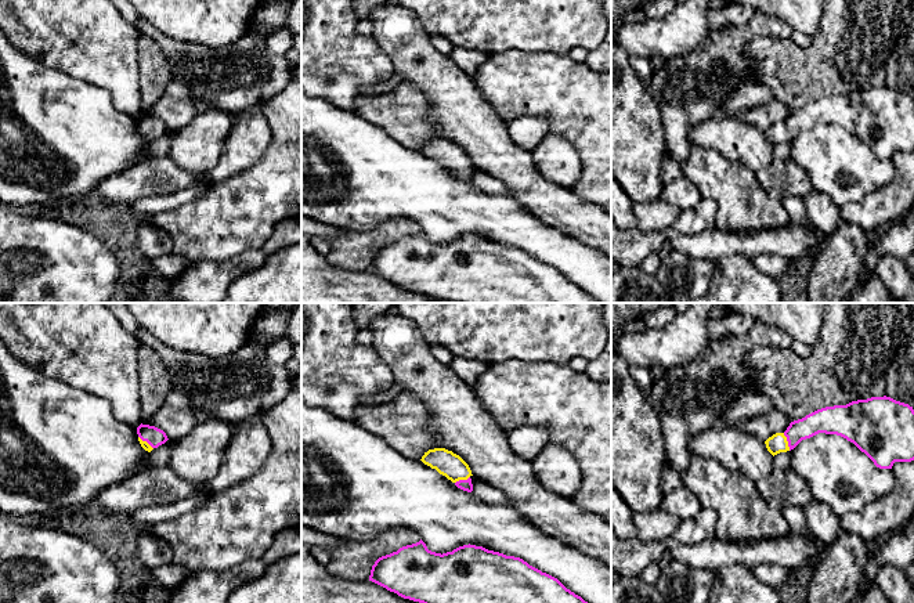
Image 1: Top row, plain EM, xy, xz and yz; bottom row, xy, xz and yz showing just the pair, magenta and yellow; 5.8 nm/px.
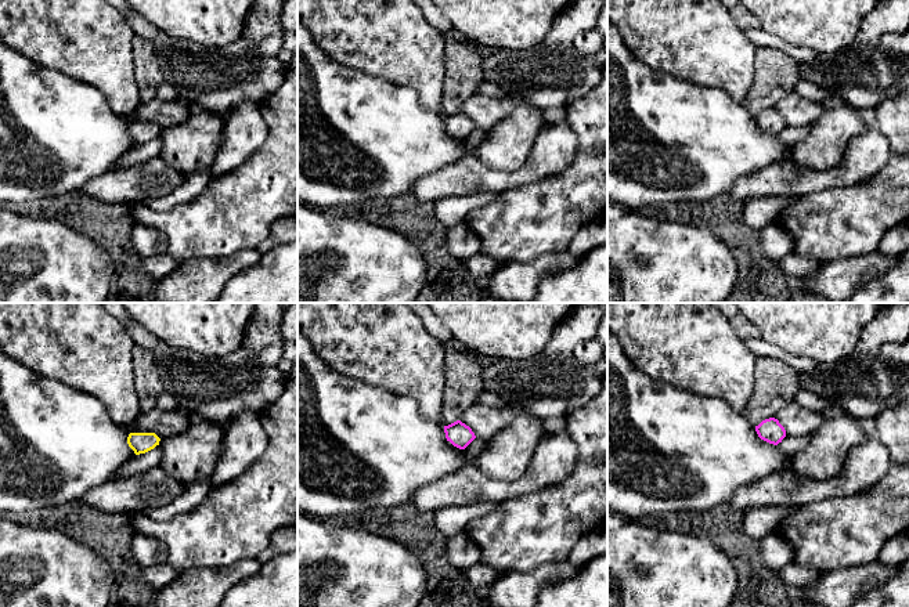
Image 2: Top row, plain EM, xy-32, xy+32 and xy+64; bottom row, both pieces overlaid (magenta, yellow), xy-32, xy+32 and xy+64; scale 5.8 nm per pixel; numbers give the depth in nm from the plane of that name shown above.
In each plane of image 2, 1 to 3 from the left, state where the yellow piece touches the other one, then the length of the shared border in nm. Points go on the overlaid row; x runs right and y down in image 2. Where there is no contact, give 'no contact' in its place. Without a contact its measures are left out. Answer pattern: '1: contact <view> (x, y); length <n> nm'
1: no contact
2: no contact
3: no contact

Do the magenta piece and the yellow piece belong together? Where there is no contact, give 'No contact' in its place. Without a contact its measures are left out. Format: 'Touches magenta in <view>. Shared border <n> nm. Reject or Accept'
Touches magenta in yz. Shared border 110 nm. Accept

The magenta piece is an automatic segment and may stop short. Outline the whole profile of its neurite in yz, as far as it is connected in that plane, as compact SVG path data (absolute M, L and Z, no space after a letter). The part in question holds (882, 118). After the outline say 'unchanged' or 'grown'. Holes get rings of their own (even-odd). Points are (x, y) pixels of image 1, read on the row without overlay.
M886 86L817 100L791 112L784 123L773 124L765 134L774 147L819 123L846 129L879 159L914 151L914 100Z; grown

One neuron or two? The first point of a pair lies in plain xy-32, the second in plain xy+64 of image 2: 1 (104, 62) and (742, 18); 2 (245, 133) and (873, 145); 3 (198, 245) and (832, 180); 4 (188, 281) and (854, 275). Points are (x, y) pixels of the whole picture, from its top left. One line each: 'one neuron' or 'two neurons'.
1: two neurons
2: one neuron
3: two neurons
4: one neuron

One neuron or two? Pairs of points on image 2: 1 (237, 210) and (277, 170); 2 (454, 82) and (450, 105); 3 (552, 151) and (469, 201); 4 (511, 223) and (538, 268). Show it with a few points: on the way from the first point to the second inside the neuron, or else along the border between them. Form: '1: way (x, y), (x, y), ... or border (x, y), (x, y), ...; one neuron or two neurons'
1: way (246, 201), (269, 179); one neuron
2: way (454, 87), (453, 100); one neuron
3: border (498, 192), (458, 194), (453, 197); two neurons
4: border (563, 249), (529, 260), (502, 263); two neurons

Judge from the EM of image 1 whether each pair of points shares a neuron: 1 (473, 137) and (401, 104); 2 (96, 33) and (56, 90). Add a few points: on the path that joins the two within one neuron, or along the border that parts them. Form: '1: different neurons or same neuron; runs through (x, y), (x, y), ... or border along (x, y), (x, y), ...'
1: different neurons; border along (415, 86), (426, 101), (427, 118), (441, 137)
2: different neurons; border along (38, 61), (97, 87)

